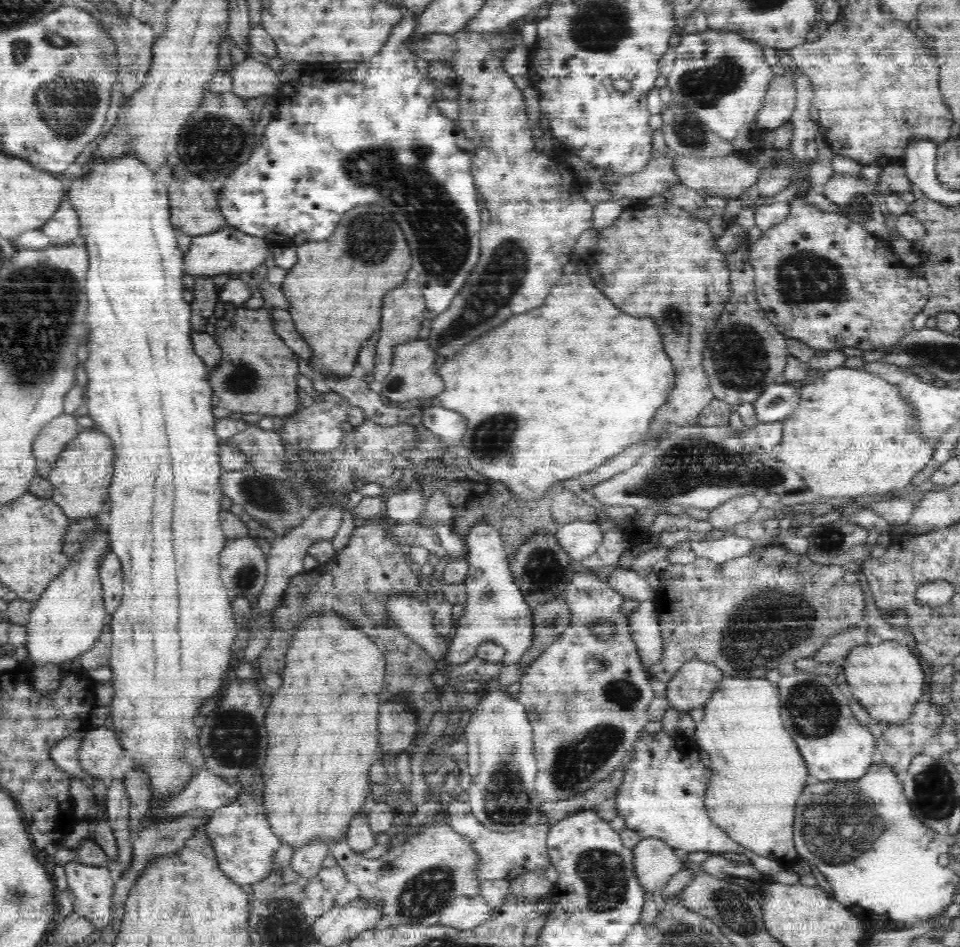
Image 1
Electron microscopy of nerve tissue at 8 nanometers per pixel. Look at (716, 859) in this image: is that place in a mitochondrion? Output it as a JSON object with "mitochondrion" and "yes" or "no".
{"mitochondrion":"no"}

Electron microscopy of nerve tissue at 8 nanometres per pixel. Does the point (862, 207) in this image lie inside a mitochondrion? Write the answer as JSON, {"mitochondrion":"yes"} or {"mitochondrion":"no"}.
{"mitochondrion":"yes"}

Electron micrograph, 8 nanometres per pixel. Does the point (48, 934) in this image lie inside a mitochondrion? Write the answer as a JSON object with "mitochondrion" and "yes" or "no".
{"mitochondrion":"no"}

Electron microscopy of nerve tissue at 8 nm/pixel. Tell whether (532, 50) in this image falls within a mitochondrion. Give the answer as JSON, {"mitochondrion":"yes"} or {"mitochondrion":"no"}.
{"mitochondrion":"no"}

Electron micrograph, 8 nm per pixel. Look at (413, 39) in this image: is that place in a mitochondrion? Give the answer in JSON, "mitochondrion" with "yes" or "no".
{"mitochondrion":"no"}

